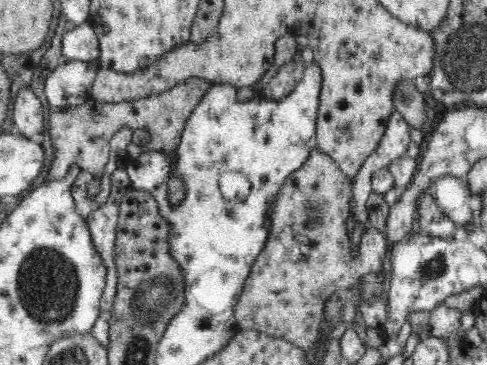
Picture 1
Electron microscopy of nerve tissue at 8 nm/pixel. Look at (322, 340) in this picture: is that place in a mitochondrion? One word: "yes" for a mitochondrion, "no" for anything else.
no

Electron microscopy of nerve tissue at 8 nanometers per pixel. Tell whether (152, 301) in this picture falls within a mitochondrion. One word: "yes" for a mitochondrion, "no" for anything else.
yes

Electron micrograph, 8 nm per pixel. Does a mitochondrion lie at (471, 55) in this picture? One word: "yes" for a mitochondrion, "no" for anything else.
yes

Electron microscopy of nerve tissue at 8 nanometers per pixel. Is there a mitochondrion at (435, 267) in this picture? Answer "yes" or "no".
yes

